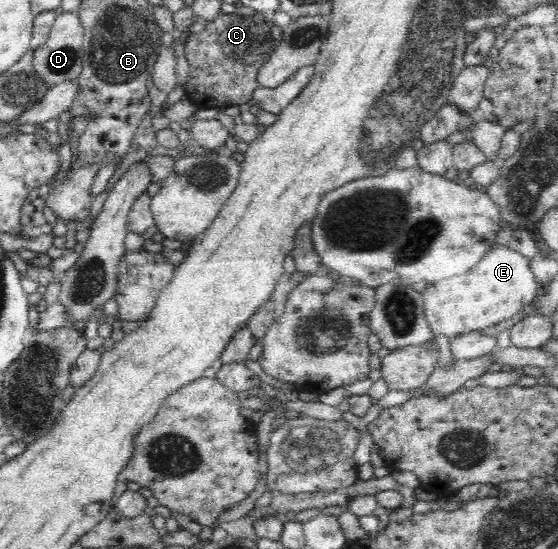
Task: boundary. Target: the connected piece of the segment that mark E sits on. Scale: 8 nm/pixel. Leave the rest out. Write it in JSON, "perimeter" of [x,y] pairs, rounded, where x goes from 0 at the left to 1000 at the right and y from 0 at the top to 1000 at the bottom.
{"perimeter":[[[889,443],[835,499],[769,517],[754,536],[774,605],[808,617],[918,579],[970,532],[968,515],[950,490],[950,470]]]}

